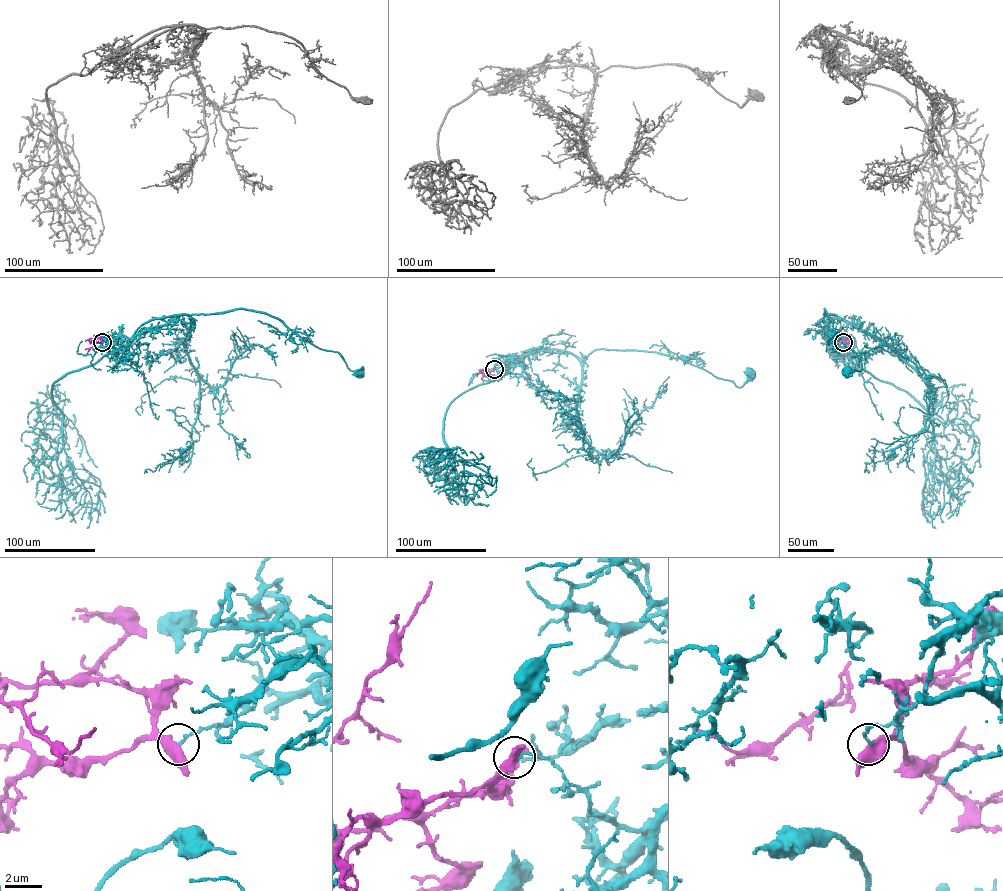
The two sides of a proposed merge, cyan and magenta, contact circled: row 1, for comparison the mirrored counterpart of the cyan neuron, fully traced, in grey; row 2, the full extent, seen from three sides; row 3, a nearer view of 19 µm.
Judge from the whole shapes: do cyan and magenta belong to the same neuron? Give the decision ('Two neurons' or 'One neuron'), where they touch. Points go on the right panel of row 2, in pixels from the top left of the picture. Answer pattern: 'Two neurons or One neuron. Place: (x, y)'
Two neurons. Place: (843, 342)

